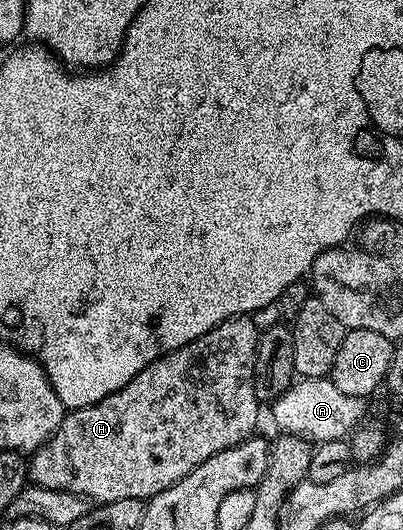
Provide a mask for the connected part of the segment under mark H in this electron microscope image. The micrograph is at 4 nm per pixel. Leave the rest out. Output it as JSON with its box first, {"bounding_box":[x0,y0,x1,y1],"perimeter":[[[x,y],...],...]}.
{"bounding_box":[30,316,261,504],"perimeter":[[[233,316],[231,319],[213,326],[213,330],[201,334],[201,338],[197,338],[193,342],[189,342],[172,352],[163,353],[152,364],[145,366],[145,370],[141,370],[141,374],[137,374],[137,378],[133,378],[128,384],[121,386],[121,390],[101,398],[101,402],[97,402],[93,406],[70,409],[64,415],[61,426],[57,429],[54,436],[45,441],[30,457],[30,479],[34,483],[40,484],[42,488],[69,490],[75,495],[99,504],[108,504],[118,500],[142,500],[146,502],[151,497],[169,490],[169,486],[181,482],[181,478],[185,478],[193,470],[197,470],[197,466],[201,466],[201,462],[205,462],[205,458],[213,458],[213,454],[221,454],[221,450],[229,450],[243,440],[251,439],[252,436],[256,435],[258,429],[255,427],[259,424],[259,408],[261,408],[261,402],[255,397],[255,363],[257,362],[259,334],[260,331],[255,328],[251,318],[247,316]]]}

